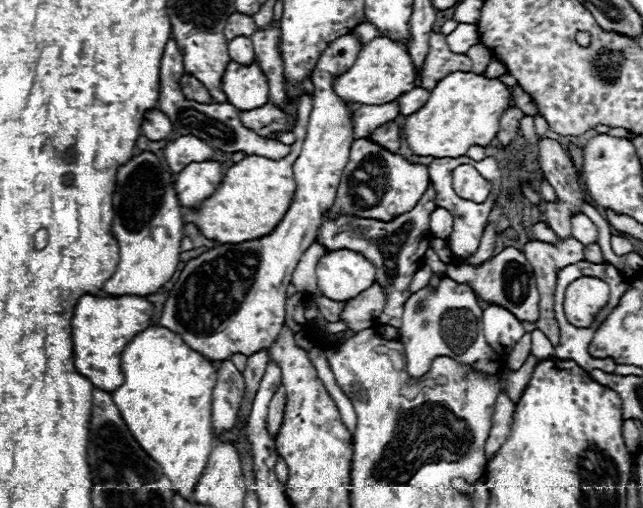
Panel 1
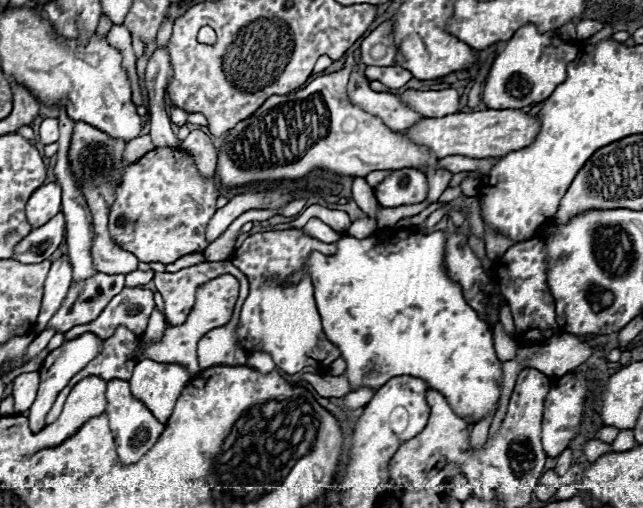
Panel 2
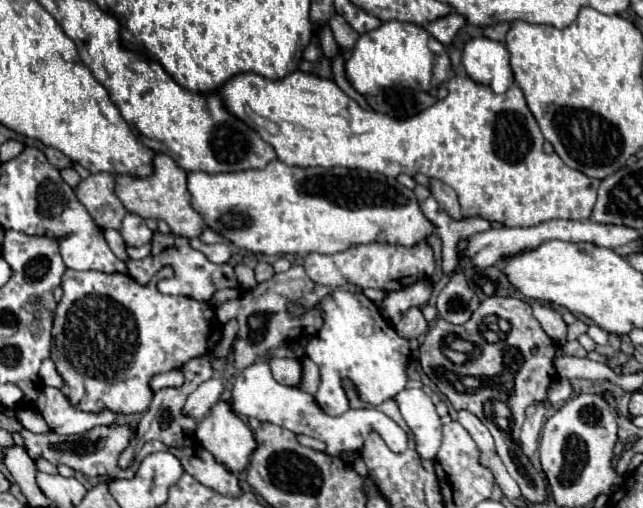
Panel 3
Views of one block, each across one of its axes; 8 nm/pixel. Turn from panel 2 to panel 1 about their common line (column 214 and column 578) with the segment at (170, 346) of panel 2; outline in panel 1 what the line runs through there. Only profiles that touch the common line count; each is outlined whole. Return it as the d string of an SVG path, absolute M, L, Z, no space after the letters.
M582 276L568 284L564 310L570 324L588 328L594 322L594 316L608 300L608 284L600 278Z

